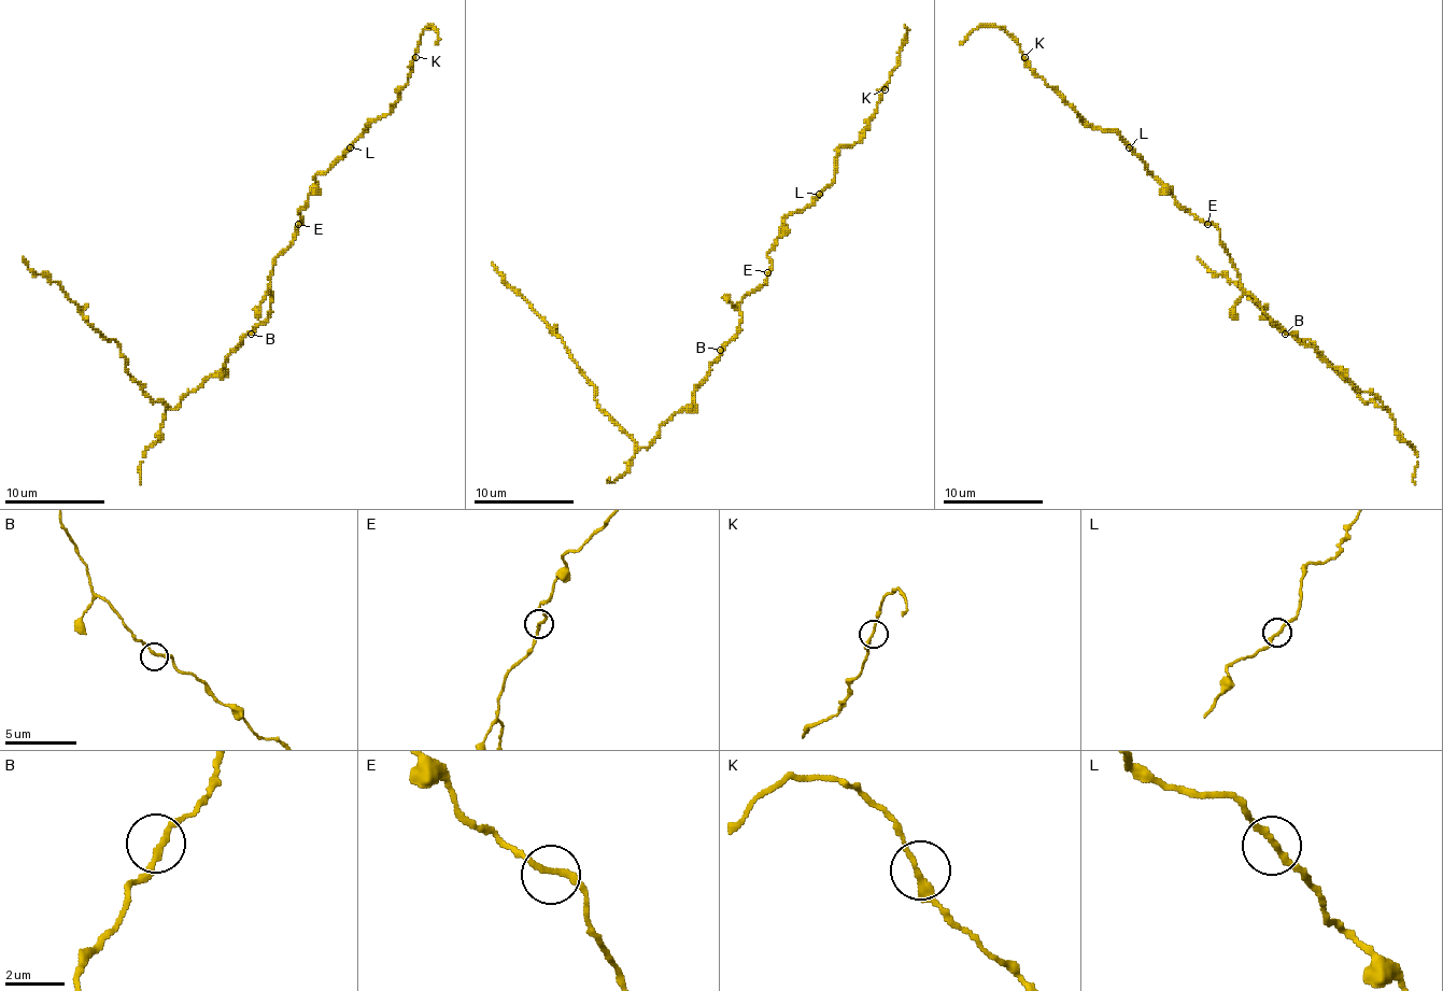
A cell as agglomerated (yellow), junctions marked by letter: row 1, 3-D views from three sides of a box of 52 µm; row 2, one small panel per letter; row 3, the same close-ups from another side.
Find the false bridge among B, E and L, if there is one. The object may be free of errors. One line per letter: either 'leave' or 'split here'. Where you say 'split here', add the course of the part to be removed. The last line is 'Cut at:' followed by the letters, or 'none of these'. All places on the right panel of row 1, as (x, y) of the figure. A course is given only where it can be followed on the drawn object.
B: leave
E: leave
L: leave
Cut at: none of these

